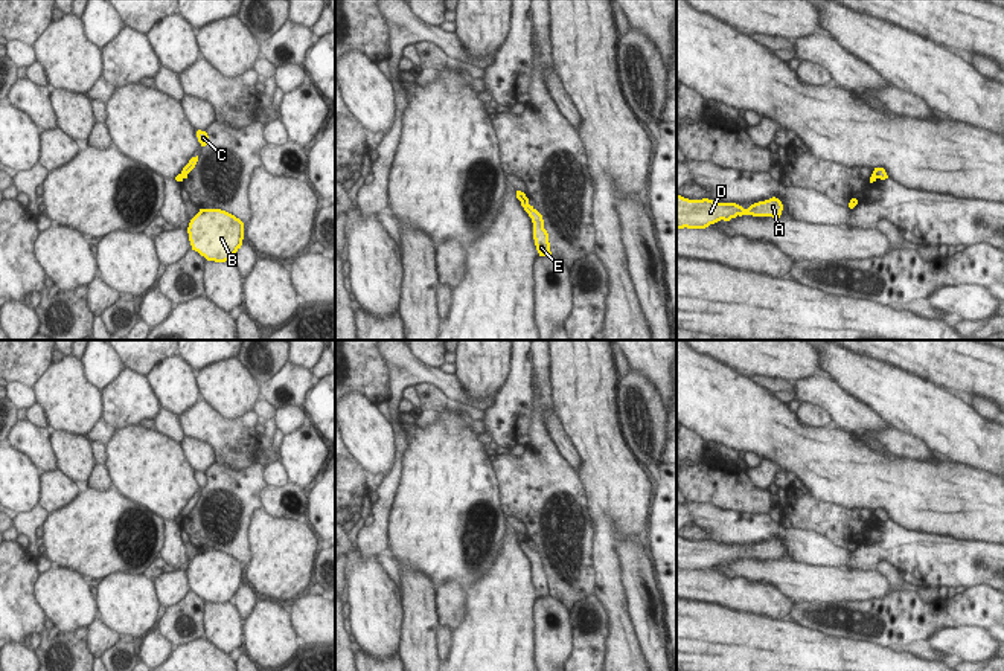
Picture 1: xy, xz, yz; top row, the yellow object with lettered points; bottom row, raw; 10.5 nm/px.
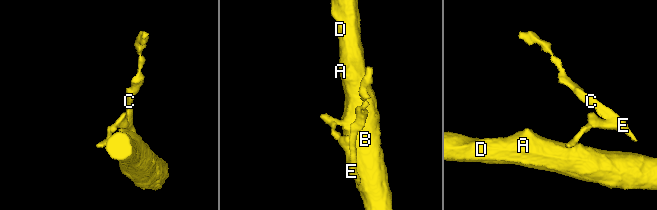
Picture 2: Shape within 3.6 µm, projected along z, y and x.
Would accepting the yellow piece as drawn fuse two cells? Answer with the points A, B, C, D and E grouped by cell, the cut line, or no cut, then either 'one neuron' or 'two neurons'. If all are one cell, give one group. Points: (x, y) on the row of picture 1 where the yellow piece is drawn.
A B D / C E; cut in xz along (526, 197), (521, 202); two neurons

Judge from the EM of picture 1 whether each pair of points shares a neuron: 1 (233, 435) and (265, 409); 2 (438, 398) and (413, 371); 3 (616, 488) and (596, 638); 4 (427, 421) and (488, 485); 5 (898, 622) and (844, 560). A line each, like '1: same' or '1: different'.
1: different
2: different
3: different
4: different
5: different

